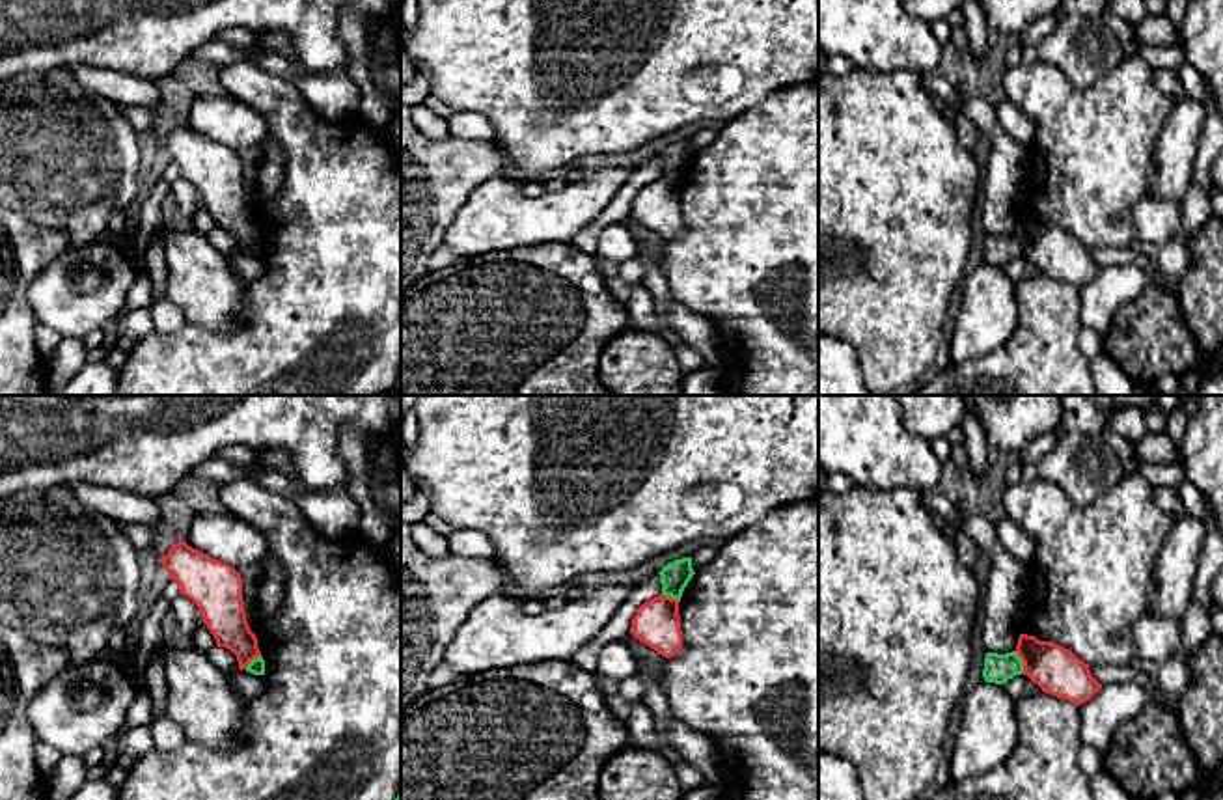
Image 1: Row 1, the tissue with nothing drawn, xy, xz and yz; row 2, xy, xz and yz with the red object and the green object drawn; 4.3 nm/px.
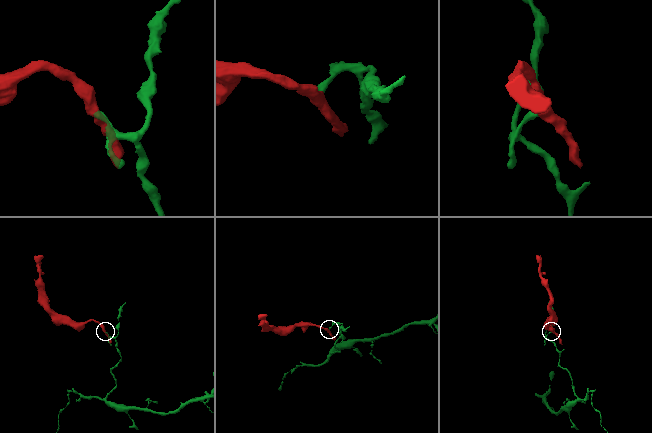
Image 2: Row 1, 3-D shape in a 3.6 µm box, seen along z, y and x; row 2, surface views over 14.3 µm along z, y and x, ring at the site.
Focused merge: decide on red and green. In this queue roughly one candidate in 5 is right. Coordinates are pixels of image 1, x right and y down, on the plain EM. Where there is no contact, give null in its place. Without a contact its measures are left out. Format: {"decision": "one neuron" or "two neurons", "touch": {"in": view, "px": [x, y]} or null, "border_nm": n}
{"decision": "two neurons", "touch": {"in": "yz", "px": [1022, 243]}, "border_nm": 100}

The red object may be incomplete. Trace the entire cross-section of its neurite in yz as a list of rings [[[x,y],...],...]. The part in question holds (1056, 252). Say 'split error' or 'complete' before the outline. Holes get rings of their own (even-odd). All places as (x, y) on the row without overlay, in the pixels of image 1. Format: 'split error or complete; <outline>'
complete; [[[1020,216],[1016,235],[1024,244],[1024,257],[1046,276],[1081,287],[1102,270],[1089,246],[1061,228]]]

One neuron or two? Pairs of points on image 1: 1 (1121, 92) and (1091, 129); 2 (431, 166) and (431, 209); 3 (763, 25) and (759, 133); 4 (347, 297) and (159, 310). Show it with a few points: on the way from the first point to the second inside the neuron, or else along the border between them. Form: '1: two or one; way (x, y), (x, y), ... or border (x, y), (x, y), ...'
1: one; way (1119, 101), (1100, 120)
2: one; way (429, 178), (429, 198)
3: two; border (798, 82), (772, 90), (755, 105), (724, 122)
4: two; border (185, 321), (178, 331), (155, 332)

